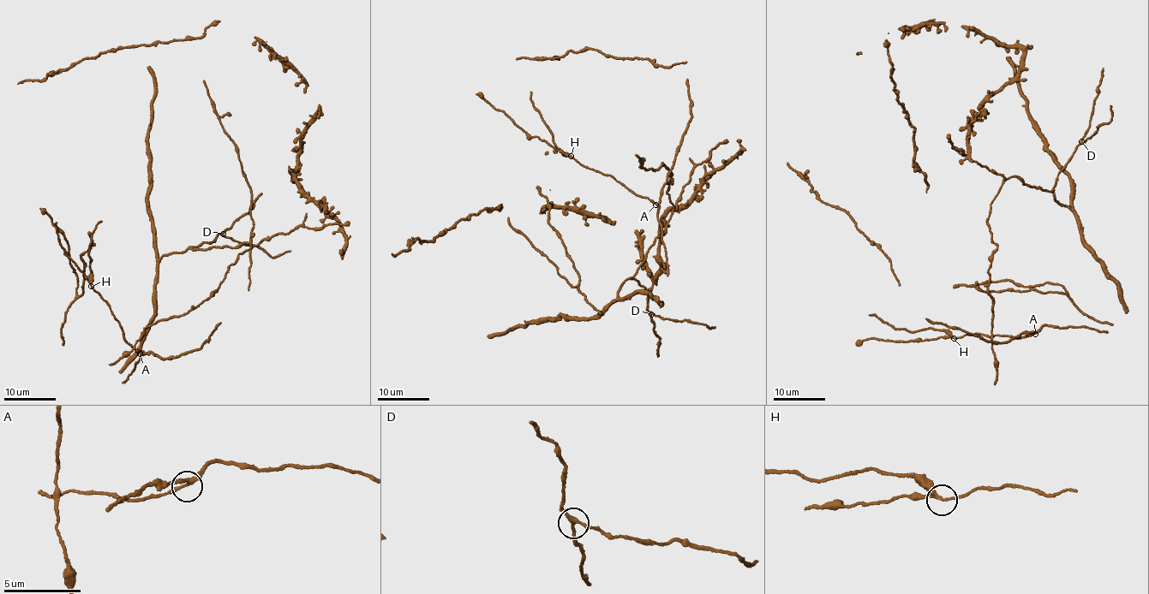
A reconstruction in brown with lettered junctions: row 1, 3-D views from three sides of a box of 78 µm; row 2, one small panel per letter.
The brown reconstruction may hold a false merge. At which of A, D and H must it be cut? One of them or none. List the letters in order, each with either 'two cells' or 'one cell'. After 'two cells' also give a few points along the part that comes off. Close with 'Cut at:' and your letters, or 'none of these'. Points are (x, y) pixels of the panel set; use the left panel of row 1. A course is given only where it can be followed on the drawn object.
A: one cell
D: one cell
H: one cell
Cut at: none of these

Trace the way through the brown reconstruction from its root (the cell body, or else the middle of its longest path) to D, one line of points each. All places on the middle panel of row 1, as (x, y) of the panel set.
D: (683, 188), (665, 232), (655, 239), (633, 277), (644, 287), (651, 314)

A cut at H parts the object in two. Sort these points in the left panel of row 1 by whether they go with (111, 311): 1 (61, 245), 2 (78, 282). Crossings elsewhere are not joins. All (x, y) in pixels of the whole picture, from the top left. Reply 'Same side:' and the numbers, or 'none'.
Same side: 2

